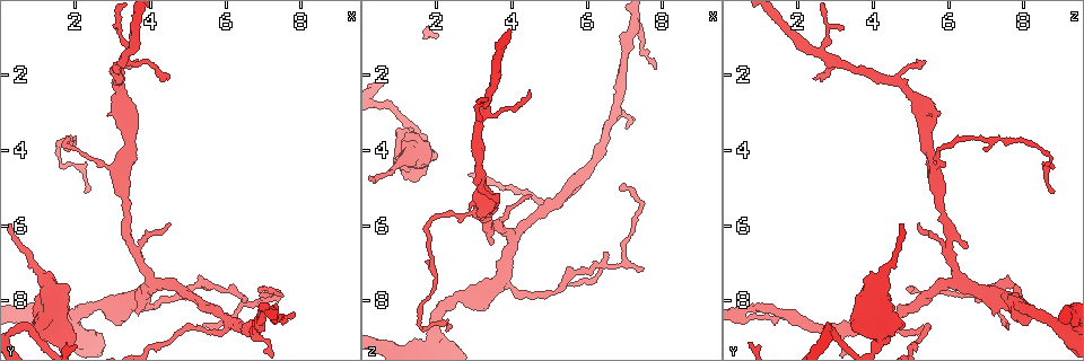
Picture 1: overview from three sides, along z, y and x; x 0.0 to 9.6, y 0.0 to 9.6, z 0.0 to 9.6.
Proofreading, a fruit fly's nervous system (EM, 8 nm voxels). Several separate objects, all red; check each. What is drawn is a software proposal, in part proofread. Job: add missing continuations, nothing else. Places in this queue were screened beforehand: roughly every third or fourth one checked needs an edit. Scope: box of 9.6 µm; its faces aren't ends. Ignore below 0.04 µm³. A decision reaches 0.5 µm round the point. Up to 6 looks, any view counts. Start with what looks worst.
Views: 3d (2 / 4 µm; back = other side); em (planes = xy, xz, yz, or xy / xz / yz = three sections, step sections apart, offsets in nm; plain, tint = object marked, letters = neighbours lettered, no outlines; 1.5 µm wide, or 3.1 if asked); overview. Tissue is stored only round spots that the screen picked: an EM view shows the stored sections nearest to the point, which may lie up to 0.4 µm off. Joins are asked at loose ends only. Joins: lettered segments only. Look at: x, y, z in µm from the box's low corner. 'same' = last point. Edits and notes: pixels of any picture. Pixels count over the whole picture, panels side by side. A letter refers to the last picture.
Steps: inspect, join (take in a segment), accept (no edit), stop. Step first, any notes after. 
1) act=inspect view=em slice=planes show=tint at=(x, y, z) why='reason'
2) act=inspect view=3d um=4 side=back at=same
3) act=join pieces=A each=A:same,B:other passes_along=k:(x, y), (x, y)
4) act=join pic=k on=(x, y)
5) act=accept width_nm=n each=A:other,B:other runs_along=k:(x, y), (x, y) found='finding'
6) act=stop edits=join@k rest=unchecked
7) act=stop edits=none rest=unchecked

act=inspect view=em slice=xz step=4 show=tint at=(1.00, 8.70, 3.45) why='branch stops here'

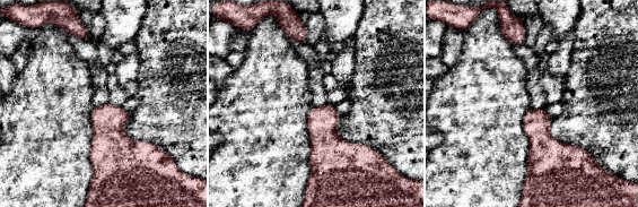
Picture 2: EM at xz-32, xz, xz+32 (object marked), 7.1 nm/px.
act=inspect view=em slice=xz step=4 show=letters at=same

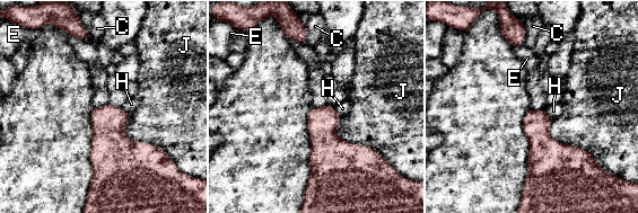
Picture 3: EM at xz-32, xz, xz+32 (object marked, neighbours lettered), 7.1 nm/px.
act=accept longest_contact=J:400nm each=C:other,E:other,H:other,J:other border=3:(71, 35), (88, 41) found='none of them fits'

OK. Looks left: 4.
act=inspect view=3d um=4 at=(4.45, 2.05, 2.45) why='branch stops here'

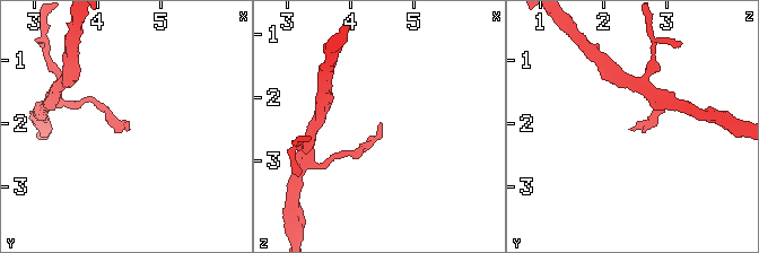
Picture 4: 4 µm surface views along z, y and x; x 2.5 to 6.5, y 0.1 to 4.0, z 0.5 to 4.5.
act=inspect view=em slice=planes show=letters at=(4.45, 2.10, 2.40) why='now the EM'

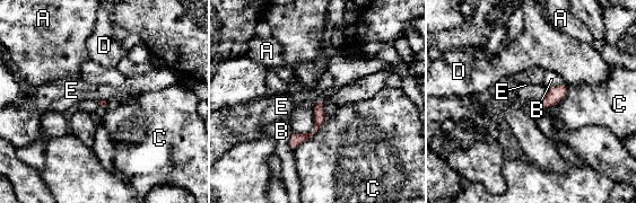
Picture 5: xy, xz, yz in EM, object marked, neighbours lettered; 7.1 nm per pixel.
act=accept each=A:other,B:other,C:other,D:other,E:other runs_along=5:(320, 106), (316, 128), (293, 147) found='none of them fits'

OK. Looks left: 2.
act=inspect view=em slice=planes show=letters at=(7.85, 8.40, 1.85) why='free end'

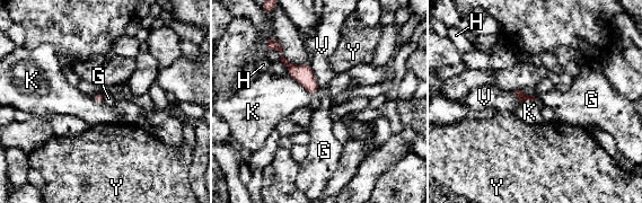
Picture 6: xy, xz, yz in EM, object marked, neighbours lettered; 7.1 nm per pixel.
act=accept each=G:other,H:other,K:other,V:other,Y:other border=6:(289, 76), (310, 95), (316, 96) found='none of them fits'

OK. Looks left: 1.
act=stop edits=none rest=unchecked

